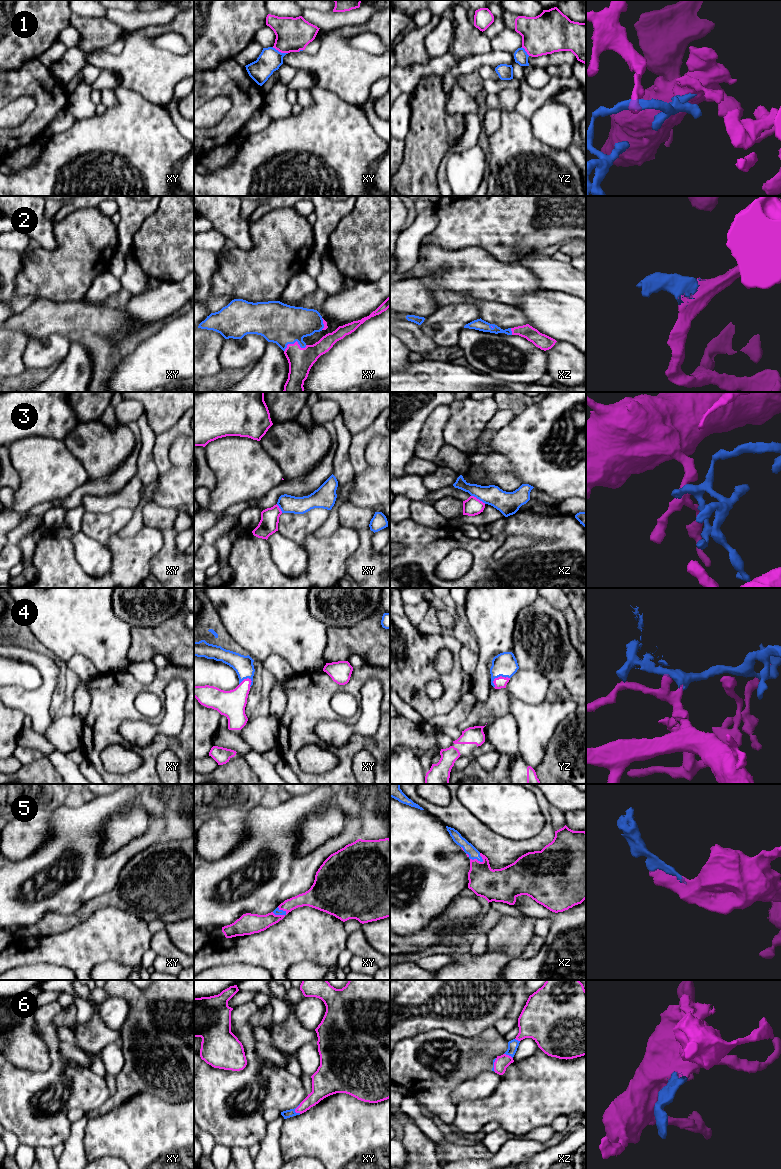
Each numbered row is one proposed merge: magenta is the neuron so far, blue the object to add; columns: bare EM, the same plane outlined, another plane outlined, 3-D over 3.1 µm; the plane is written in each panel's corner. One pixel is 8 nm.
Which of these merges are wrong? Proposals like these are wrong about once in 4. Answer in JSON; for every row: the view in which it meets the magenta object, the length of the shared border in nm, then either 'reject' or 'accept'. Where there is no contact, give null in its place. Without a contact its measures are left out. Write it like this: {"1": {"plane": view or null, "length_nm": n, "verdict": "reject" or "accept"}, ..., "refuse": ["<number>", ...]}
{"1": {"plane": "xy", "length_nm": 140, "verdict": "reject"}, "2": {"plane": "xy", "length_nm": 190, "verdict": "accept"}, "3": {"plane": "xz", "length_nm": 140, "verdict": "reject"}, "4": {"plane": "yz", "length_nm": 150, "verdict": "accept"}, "5": {"plane": "xy", "length_nm": 120, "verdict": "accept"}, "6": {"plane": "xy", "length_nm": 90, "verdict": "accept"}, "refuse": ["1", "3"]}

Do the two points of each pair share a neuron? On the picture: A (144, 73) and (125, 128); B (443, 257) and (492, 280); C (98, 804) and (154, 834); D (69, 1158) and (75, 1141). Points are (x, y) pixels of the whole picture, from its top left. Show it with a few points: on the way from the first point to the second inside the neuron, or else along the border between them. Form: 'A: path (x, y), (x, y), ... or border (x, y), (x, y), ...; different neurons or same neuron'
A: border (121, 84), (158, 104); different neurons
B: path (455, 267), (459, 271), (471, 271), (480, 276); same neuron
C: path (88, 833), (95, 861), (125, 853); same neuron
D: path (73, 1154), (74, 1145); same neuron

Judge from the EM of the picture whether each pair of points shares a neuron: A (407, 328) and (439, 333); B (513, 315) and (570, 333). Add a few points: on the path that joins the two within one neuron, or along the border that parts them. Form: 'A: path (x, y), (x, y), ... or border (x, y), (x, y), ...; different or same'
A: border (419, 325), (439, 346); different
B: border (515, 306), (522, 311), (528, 323); different

